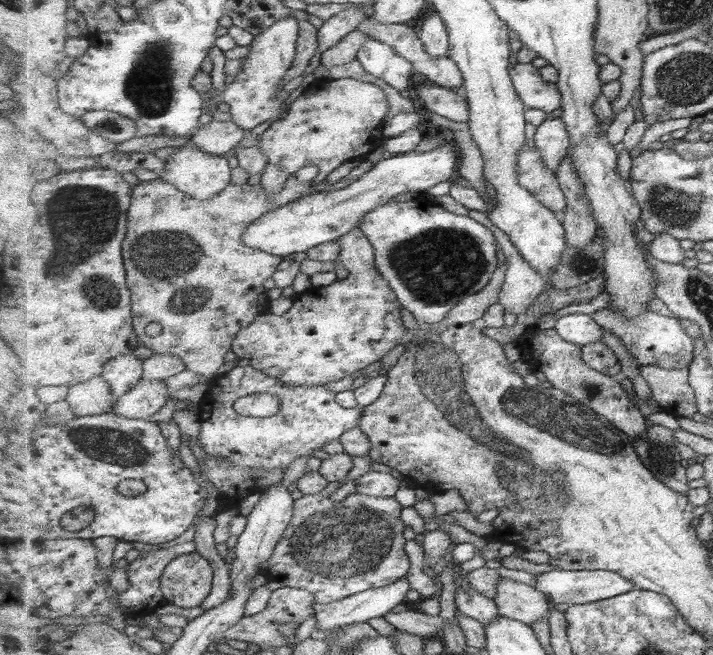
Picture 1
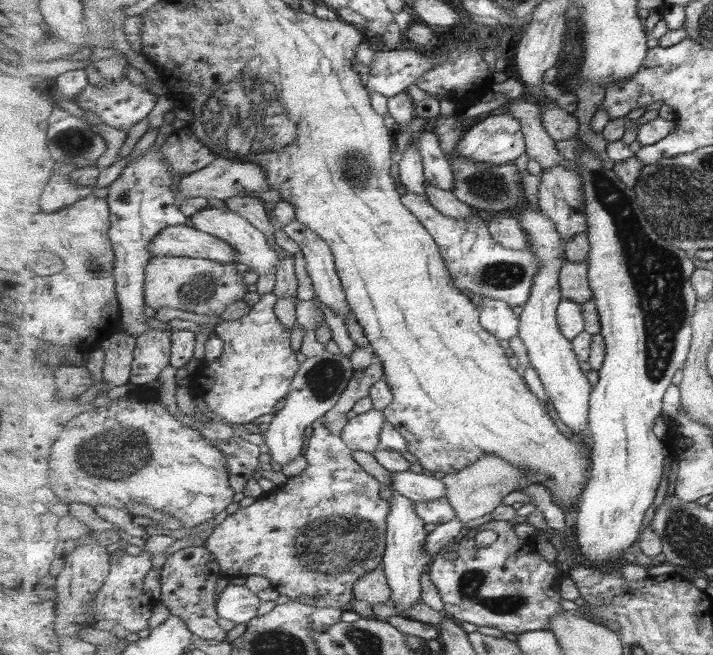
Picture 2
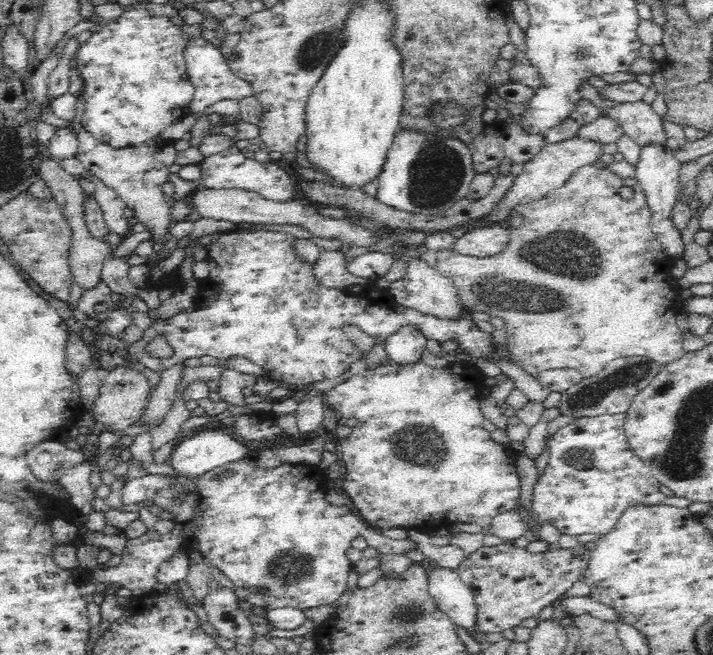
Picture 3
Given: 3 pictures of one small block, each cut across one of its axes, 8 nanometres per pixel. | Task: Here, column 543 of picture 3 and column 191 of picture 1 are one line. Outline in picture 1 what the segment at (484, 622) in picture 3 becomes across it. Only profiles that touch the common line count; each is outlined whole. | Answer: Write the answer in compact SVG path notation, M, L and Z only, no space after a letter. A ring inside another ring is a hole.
M183 554L165 567L161 590L165 603L181 608L197 608L211 594L214 568L201 554Z

